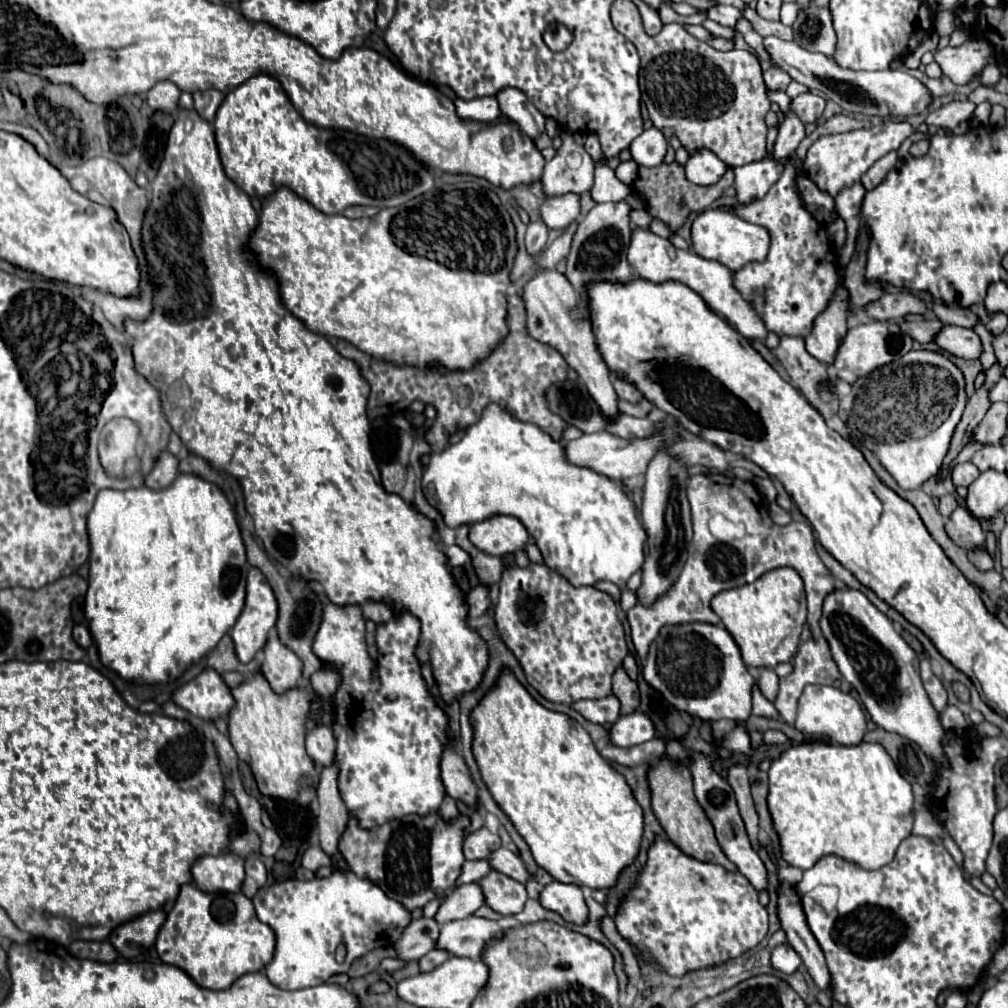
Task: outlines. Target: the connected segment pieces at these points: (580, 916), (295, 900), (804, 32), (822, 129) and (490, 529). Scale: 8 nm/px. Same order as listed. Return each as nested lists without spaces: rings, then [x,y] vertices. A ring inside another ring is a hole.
[[[556,880],[550,882],[540,894],[540,904],[558,912],[566,922],[578,926],[588,922],[588,906],[584,902],[582,888],[576,884],[562,884]]]
[[[334,870],[328,878],[284,880],[264,886],[256,892],[252,902],[258,920],[268,924],[274,934],[278,932],[274,958],[264,966],[264,972],[268,980],[282,990],[318,986],[334,974],[348,972],[352,960],[376,946],[396,942],[410,922],[410,912],[388,898],[376,884],[342,870]],[[340,942],[346,944],[346,960],[342,964],[334,958]]]
[[[806,8],[792,24],[794,42],[808,52],[832,56],[836,48],[836,34],[828,8]]]
[[[832,116],[828,120],[824,120],[822,124],[818,124],[818,128],[808,136],[808,140],[816,140],[824,134],[836,134],[836,132],[848,132],[848,130],[858,130],[858,128],[870,128],[868,120],[854,120],[850,116]]]
[[[492,516],[470,526],[470,542],[490,556],[504,556],[526,546],[528,530],[514,516]]]

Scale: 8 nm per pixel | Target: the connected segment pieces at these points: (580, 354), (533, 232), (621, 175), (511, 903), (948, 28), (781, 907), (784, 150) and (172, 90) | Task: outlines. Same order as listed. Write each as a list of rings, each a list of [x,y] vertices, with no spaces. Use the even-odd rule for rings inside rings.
[[[540,270],[524,286],[524,300],[528,310],[528,332],[532,338],[554,346],[566,358],[568,366],[578,372],[584,380],[590,396],[598,408],[602,408],[602,416],[618,416],[618,396],[610,382],[610,370],[602,364],[602,356],[598,356],[598,348],[594,348],[594,332],[590,328],[590,320],[582,316],[582,298],[574,292],[564,274],[556,270]]]
[[[542,220],[532,222],[528,226],[528,232],[526,232],[526,248],[528,248],[528,252],[530,254],[540,252],[546,246],[546,240],[548,240],[548,228],[546,228],[546,224],[542,224]]]
[[[626,160],[626,162],[620,162],[618,168],[616,168],[616,176],[620,182],[624,184],[632,184],[634,178],[636,178],[636,172],[638,172],[638,164],[634,160]]]
[[[490,870],[478,884],[482,888],[482,894],[486,896],[486,906],[504,916],[522,912],[528,900],[526,886],[502,872]]]
[[[942,10],[936,14],[934,30],[938,36],[950,36],[954,32],[954,14],[950,10]]]
[[[782,884],[780,886],[780,892],[778,892],[778,918],[782,922],[782,928],[788,936],[790,946],[802,958],[802,964],[806,966],[806,970],[812,976],[812,980],[816,982],[816,986],[830,994],[832,992],[832,980],[830,980],[830,972],[826,968],[824,952],[818,946],[812,932],[808,930],[806,918],[804,918],[802,906],[800,906],[800,898],[794,892],[792,884]]]
[[[788,112],[784,116],[784,122],[780,124],[780,132],[778,132],[778,138],[774,142],[774,152],[772,152],[772,158],[774,160],[780,160],[788,154],[792,154],[798,144],[802,142],[804,138],[804,124],[798,120],[798,116],[794,112]]]
[[[158,82],[152,90],[146,94],[146,102],[152,110],[162,110],[162,112],[172,112],[178,106],[180,90],[172,82]]]

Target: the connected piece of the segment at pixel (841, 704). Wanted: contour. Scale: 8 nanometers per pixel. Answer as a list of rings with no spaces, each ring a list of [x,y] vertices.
[[[810,684],[804,688],[800,702],[798,702],[798,716],[794,722],[794,728],[802,734],[824,734],[832,738],[832,742],[854,746],[862,742],[862,736],[866,732],[866,714],[858,700],[854,700],[850,694],[840,692],[834,686],[820,686]]]

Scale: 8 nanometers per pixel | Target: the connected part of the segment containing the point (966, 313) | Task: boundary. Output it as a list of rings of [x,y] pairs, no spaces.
[[[932,302],[930,304],[932,314],[944,322],[944,324],[954,324],[954,326],[964,326],[964,328],[972,328],[978,318],[968,310],[968,308],[958,308],[958,306],[946,306],[946,304],[938,304]]]

